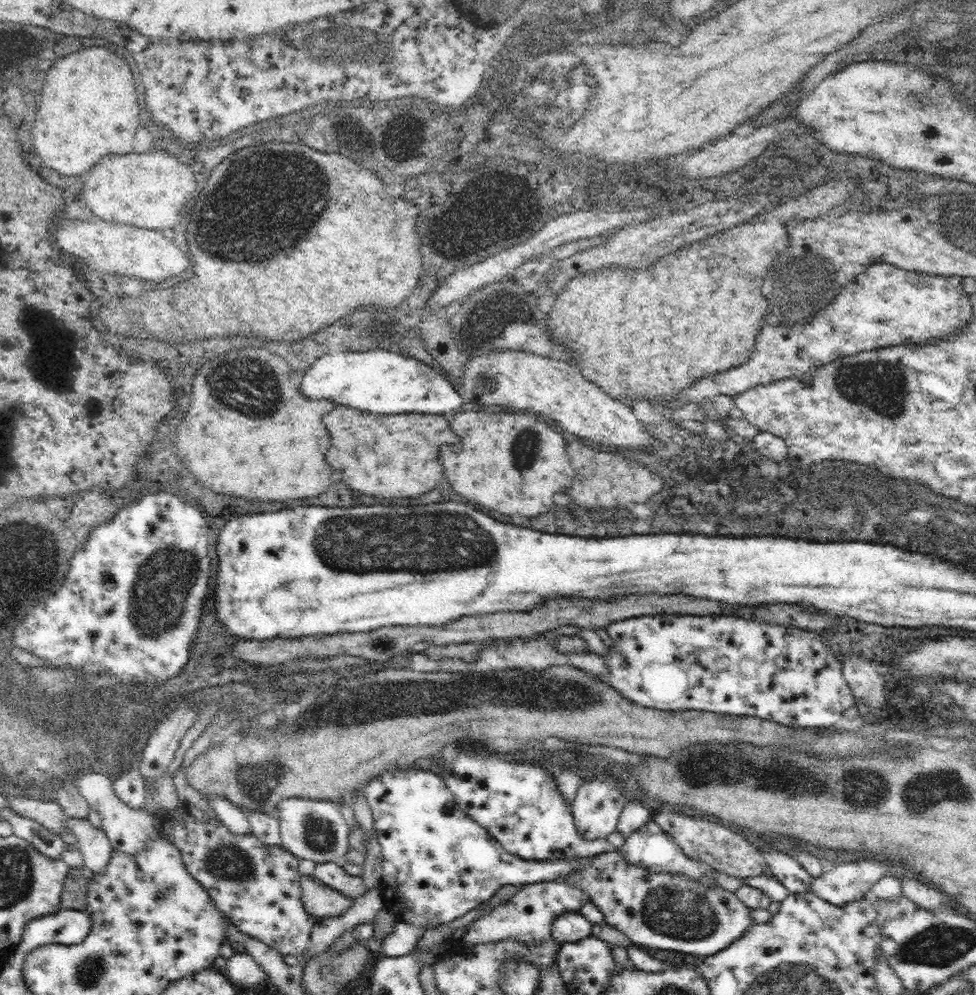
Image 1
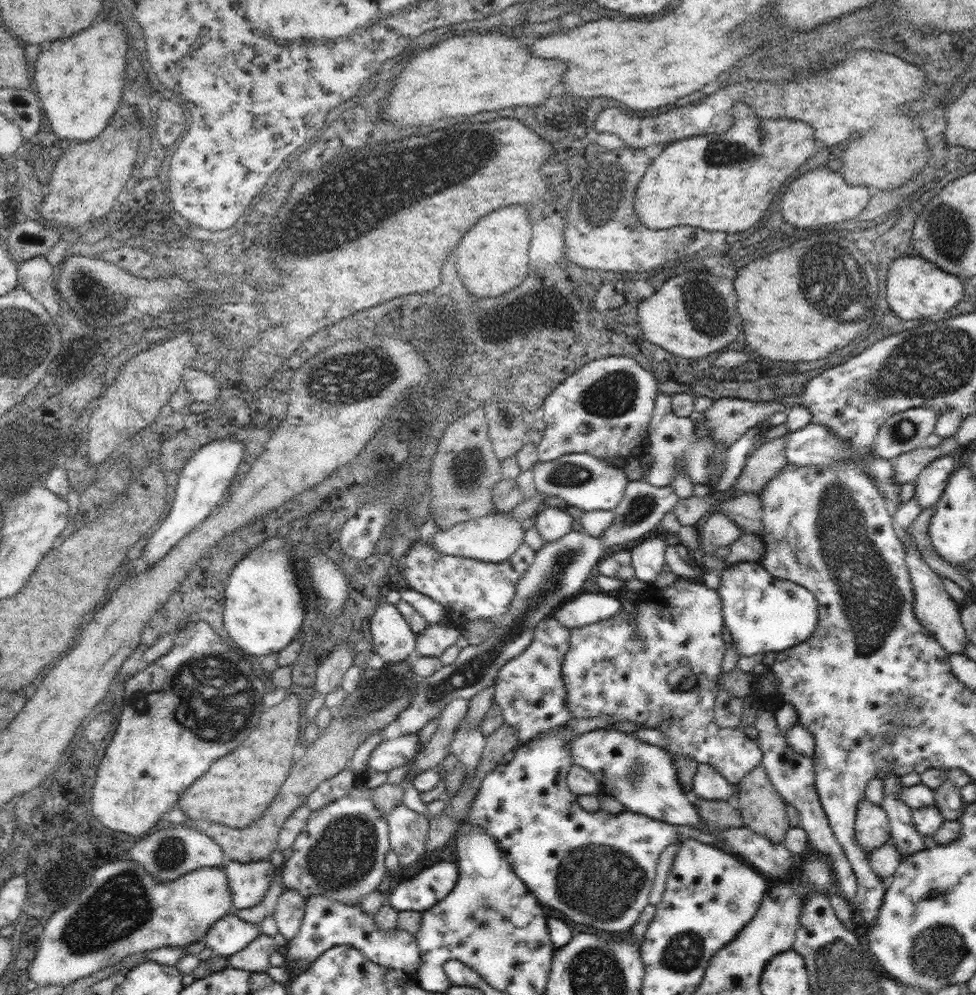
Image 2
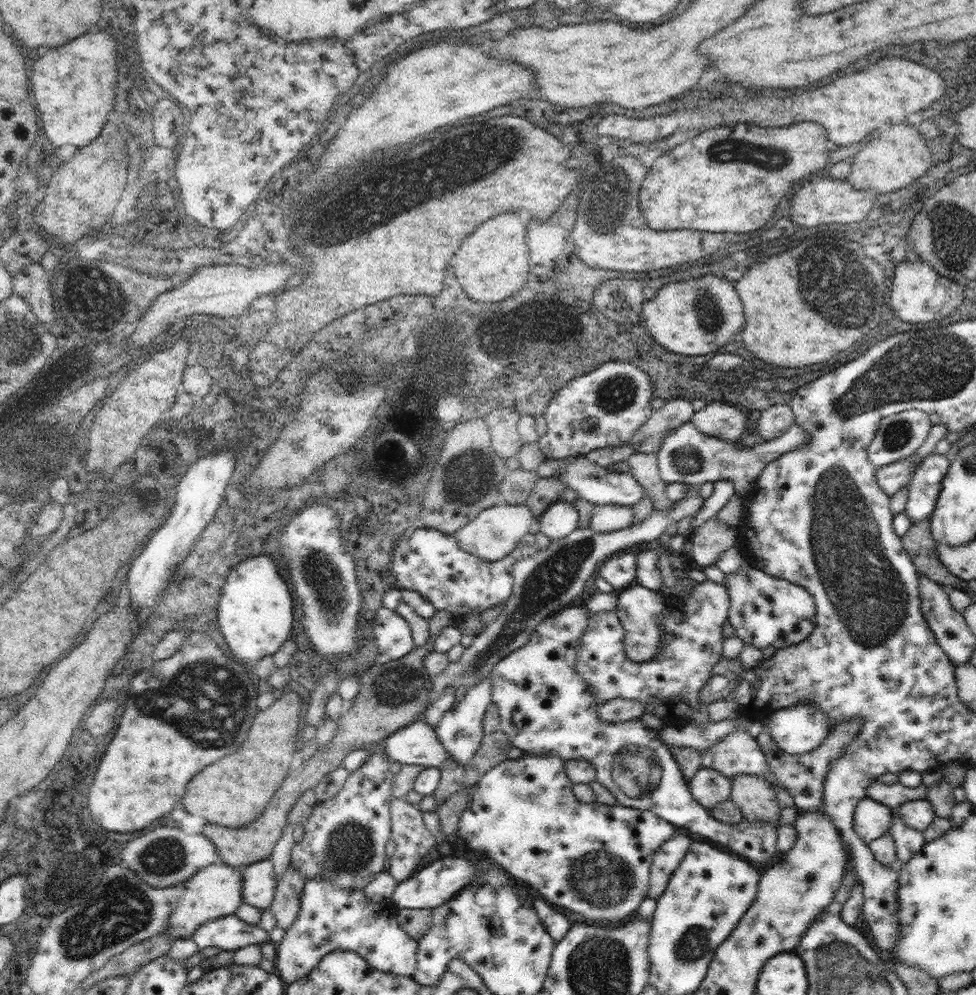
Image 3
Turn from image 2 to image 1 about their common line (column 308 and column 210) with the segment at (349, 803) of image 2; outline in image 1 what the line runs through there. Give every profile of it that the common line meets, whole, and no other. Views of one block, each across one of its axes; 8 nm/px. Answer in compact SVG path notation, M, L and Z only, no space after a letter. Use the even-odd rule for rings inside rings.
M187 814L184 824L174 821L174 832L172 832L172 838L173 843L180 849L182 860L186 865L187 871L202 885L202 887L204 887L204 889L206 889L208 895L212 897L214 904L223 912L224 916L227 916L227 918L237 926L238 930L241 930L244 934L247 934L256 940L264 942L264 944L267 944L270 948L274 948L281 955L286 956L288 954L292 954L299 958L304 954L305 950L309 946L309 938L315 917L308 914L304 910L302 904L302 889L300 888L301 874L298 871L299 859L297 857L295 857L291 852L288 852L282 846L276 845L272 848L270 845L264 844L252 832L248 832L246 834L232 833L218 818L212 818L212 820L208 820L208 822L204 822L203 824L203 822L199 822Z

